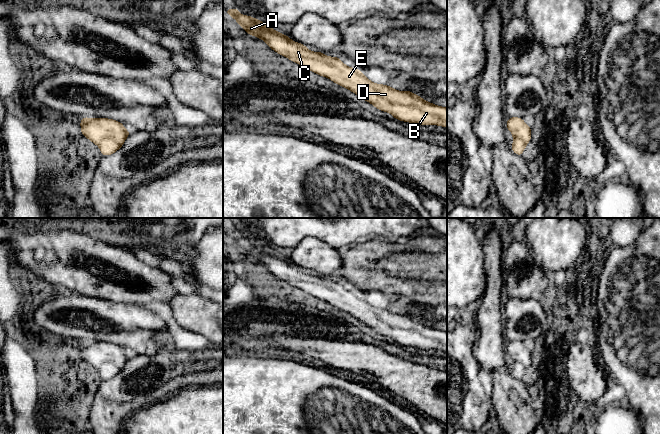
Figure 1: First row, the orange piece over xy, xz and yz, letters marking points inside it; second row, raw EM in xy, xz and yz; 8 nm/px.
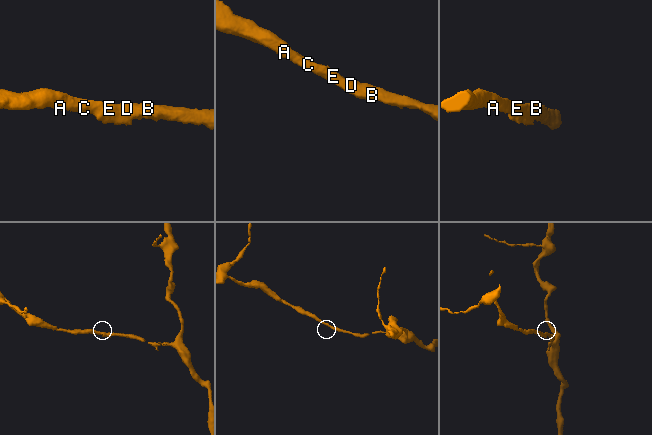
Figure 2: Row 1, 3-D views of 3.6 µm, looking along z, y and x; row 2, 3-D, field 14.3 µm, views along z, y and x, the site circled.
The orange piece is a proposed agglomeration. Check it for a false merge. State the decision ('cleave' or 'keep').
keep

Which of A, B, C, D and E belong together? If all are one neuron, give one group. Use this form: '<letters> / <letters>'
A B C D E

